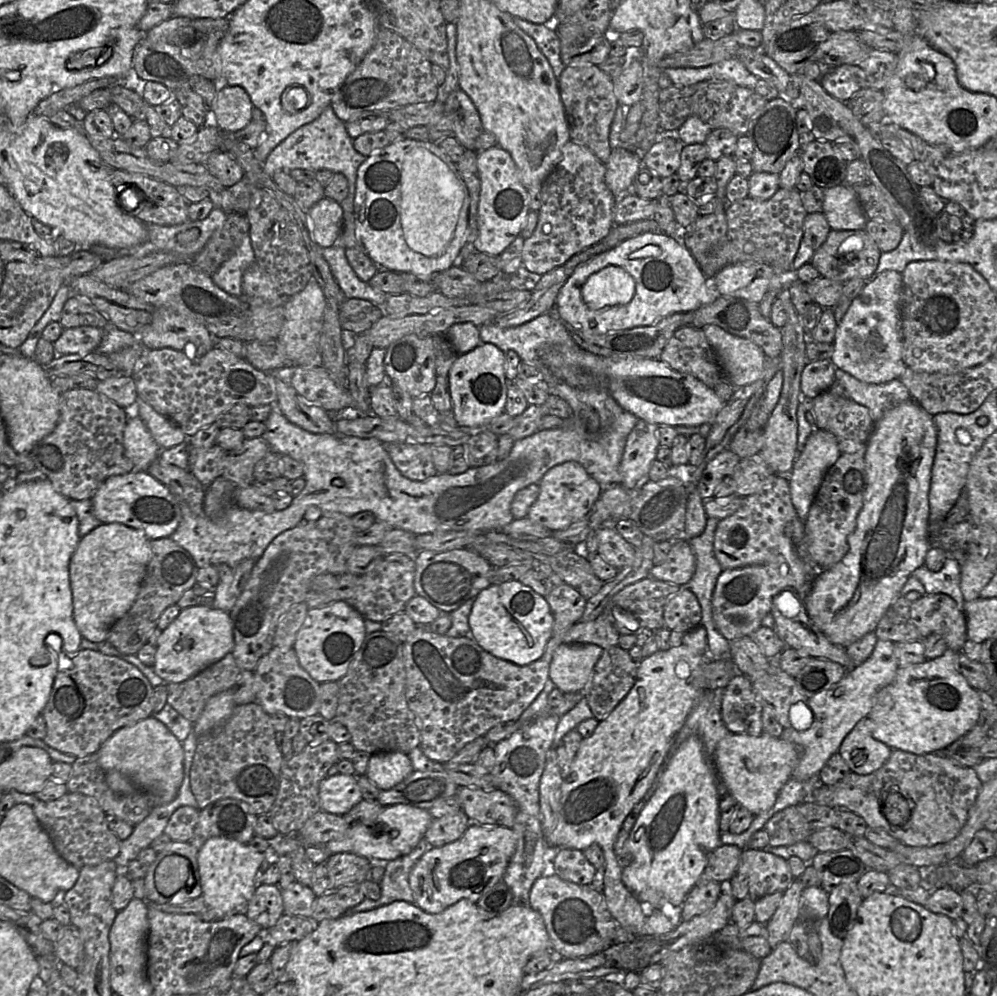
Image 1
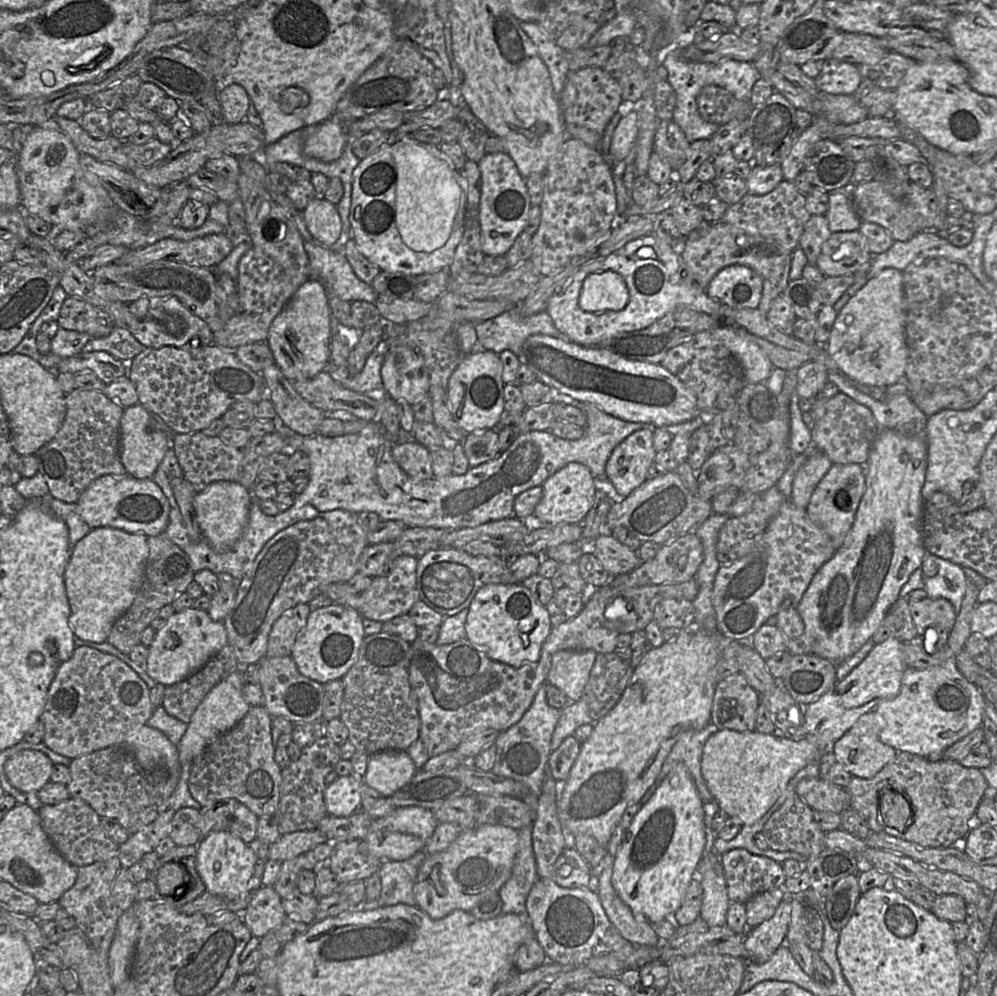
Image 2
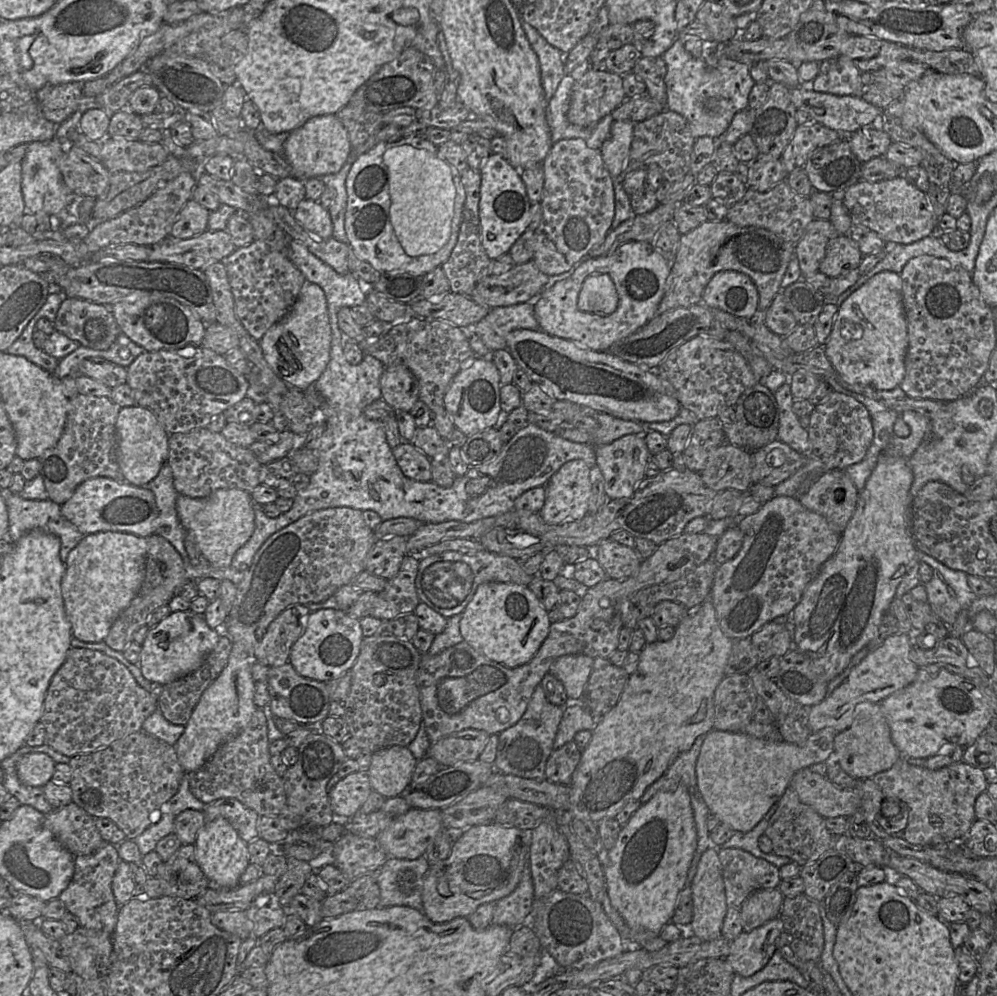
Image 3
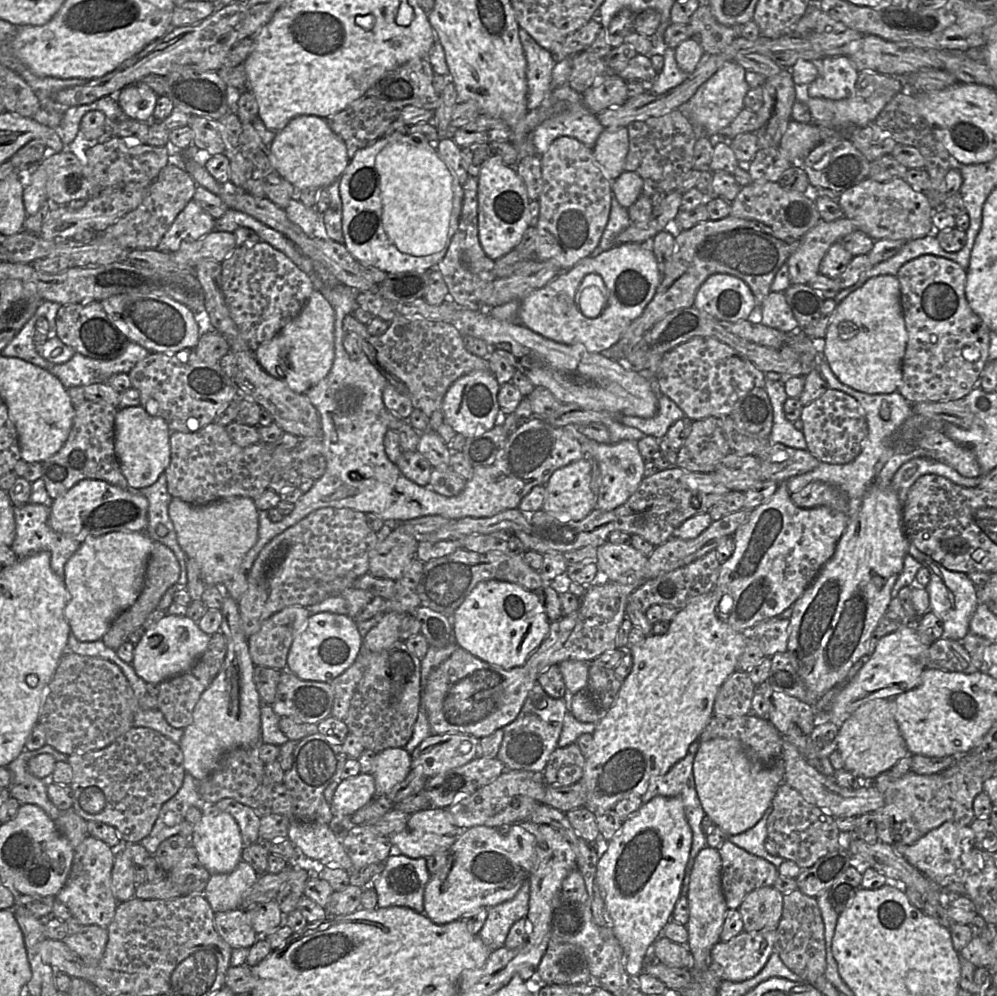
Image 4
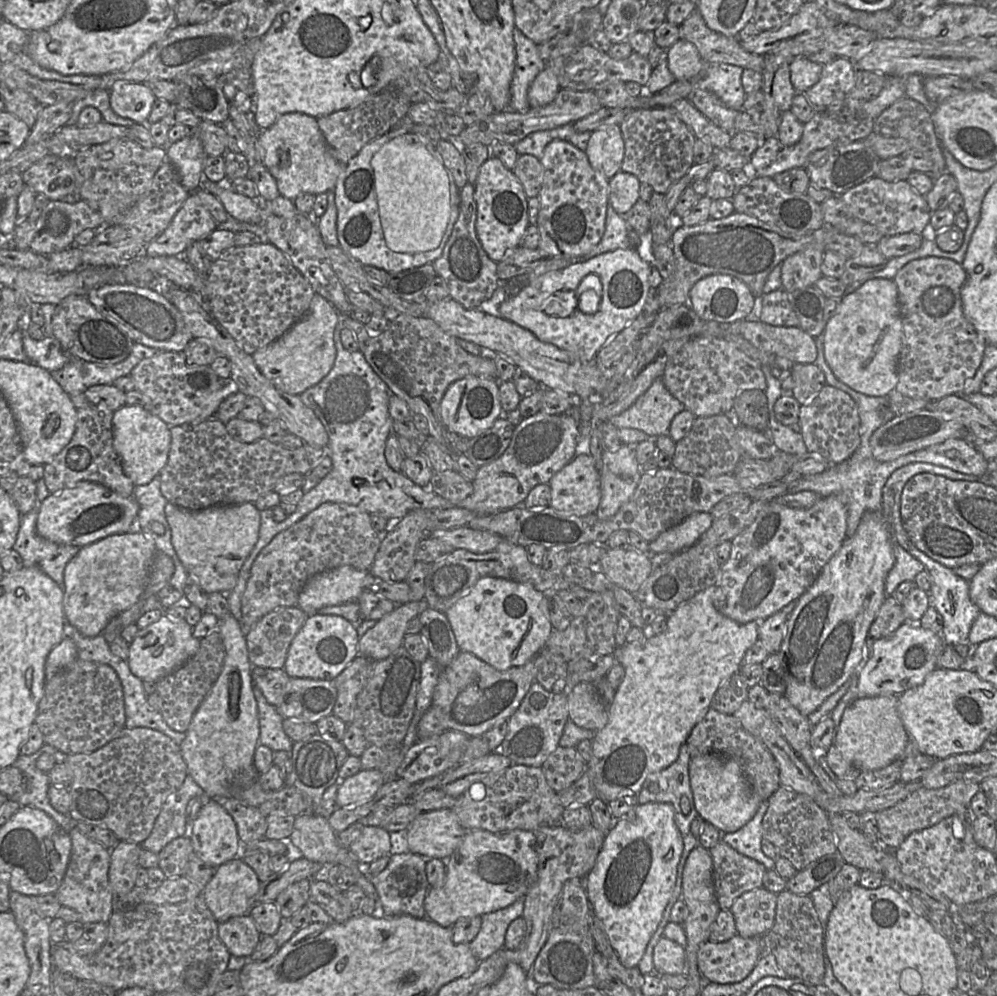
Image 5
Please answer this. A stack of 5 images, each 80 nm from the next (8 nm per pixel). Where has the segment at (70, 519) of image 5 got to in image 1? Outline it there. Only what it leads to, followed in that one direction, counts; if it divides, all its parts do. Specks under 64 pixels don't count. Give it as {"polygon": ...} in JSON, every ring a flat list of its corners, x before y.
{"polygon":[[146,471,108,477,90,499,92,513,101,524,119,523,141,530,150,540,167,538,181,521,181,509,169,489]]}

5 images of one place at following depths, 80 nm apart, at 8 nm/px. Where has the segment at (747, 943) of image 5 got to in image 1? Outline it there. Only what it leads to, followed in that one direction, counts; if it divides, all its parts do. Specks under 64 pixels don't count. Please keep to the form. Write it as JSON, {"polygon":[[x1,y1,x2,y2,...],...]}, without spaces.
{"polygon":[[794,879,783,892,783,897,772,918,765,924,768,931,768,942,772,949,787,937,793,925,799,921,801,894,804,887,799,879]]}

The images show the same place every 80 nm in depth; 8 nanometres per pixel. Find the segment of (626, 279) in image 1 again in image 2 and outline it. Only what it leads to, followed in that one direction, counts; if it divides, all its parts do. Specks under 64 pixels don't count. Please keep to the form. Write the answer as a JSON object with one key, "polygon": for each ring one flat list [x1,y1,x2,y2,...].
{"polygon":[[606,270,585,278,579,306,587,312,617,311,622,310,628,300,629,292,622,276,613,270]]}

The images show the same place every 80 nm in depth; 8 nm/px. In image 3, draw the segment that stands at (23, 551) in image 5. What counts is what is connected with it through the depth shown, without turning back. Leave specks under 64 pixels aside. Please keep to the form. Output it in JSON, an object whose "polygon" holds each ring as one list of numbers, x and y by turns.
{"polygon":[[2,490,8,511,6,540,15,543,25,533,40,529,60,539,59,556,65,563,69,552,84,535,61,514,59,504,50,500,25,499,8,490]]}

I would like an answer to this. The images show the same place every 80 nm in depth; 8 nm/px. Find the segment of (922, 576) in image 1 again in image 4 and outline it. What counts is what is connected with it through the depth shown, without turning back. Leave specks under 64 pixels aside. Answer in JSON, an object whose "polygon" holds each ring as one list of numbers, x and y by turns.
{"polygon":[[909,542,908,553,929,571,930,582,925,589,929,595,930,611,943,622,942,638,962,640,969,632,970,621,979,604,975,585,968,579,966,573,953,572,944,568,930,556,919,551,911,542]]}

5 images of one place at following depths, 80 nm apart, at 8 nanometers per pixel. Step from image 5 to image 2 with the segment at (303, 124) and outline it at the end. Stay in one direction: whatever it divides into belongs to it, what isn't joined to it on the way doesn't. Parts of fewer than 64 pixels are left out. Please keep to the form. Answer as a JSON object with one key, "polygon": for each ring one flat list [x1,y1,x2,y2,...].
{"polygon":[[333,114,316,125,308,126,302,150,308,157,332,162,340,158,349,140,347,127]]}

